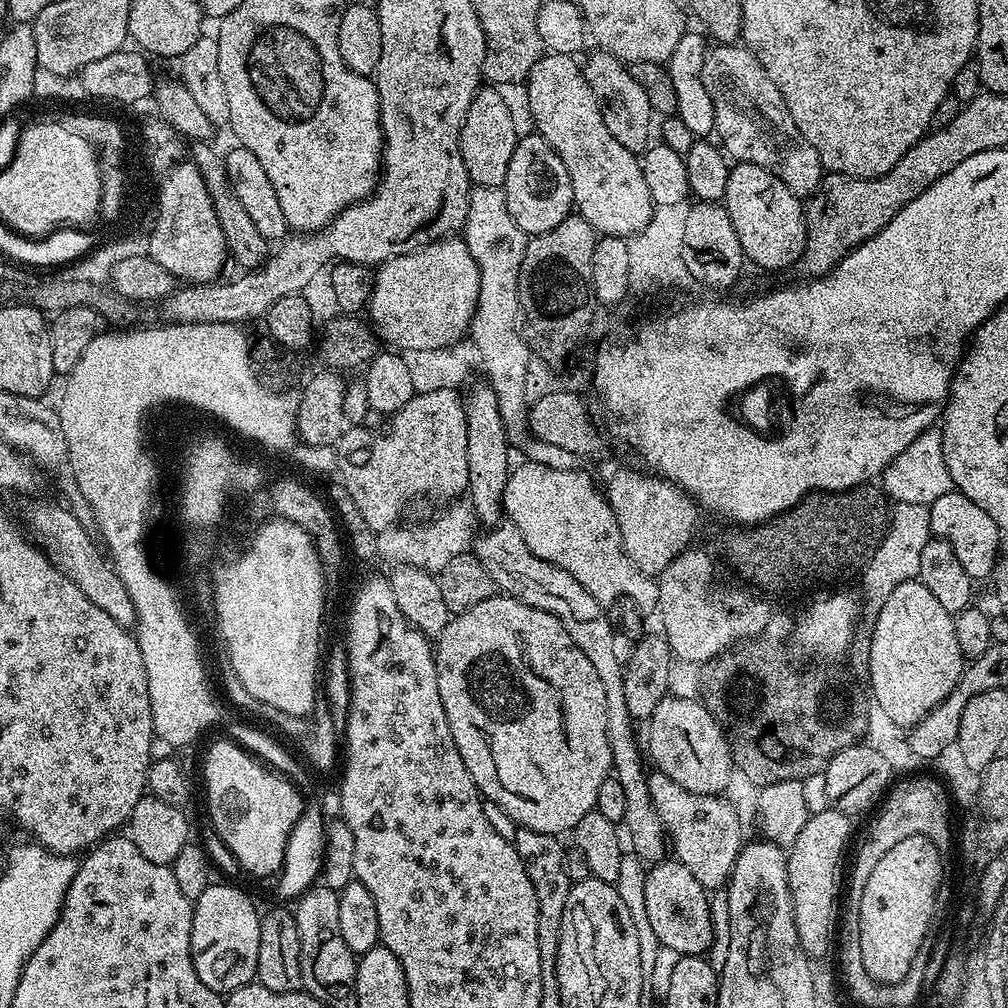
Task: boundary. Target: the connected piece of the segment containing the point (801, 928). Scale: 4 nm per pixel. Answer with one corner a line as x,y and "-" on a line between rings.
827,810
813,812
793,842
788,857
788,885
792,891
794,922
802,950
810,958
824,956
828,947
833,947
832,919
838,916
838,896
836,887
841,887
846,876
846,856
848,839
852,836
853,821
841,812

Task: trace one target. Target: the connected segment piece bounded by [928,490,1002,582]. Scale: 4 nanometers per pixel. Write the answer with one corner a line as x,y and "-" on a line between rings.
955,490
950,494
942,494
942,498
938,498
938,502
929,504
928,508
931,535
937,540
945,540
950,542
950,546
954,546
954,554
958,554
958,562
962,562
962,570
970,574
972,581
987,581
1001,555
1002,533
994,518
990,518
990,514
982,510
982,506
974,506
970,498

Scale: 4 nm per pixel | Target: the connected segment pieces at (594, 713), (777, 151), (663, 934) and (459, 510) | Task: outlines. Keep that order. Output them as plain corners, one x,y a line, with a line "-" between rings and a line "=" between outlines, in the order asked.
493,594
486,598
486,602
478,602
465,612
455,613
449,619
446,630
438,637
434,644
436,657
436,673
438,674
438,690
446,710
448,725
452,731
454,742
458,746
458,754
462,754
462,762
466,762
466,770
470,770
470,778
474,778
476,789
485,801
499,806
510,814
510,818
517,826
538,830
542,834
550,834
559,837
560,832
571,833
586,818
586,814
594,811
598,802
598,789
602,782
612,772
612,751
610,750
610,738
606,728
606,686
602,686
602,678
594,671
594,665
582,650
566,634
566,626
554,618
546,610
538,610
534,606
524,604
507,594
=
717,43
702,66
702,82
710,93
710,102
714,102
714,132
720,135
723,151
733,161
770,170
796,196
811,197
826,169
820,164
818,150
794,126
778,86
770,82
756,55
739,43
=
665,858
653,863
648,872
648,877
644,880
644,916
648,919
648,928
656,935
656,940
660,944
665,944
670,951
676,952
677,957
682,956
704,956
712,942
712,911
713,905
708,905
709,893
686,870
686,866
675,858
=
467,494
453,501
444,511
446,512
440,518
420,528
390,526
375,533
377,557
380,560
390,560
395,565
412,565
439,574
453,557
471,551
474,544
472,526
476,526
478,522
476,509

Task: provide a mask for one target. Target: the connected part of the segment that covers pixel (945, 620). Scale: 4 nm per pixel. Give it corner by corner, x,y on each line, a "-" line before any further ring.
918,578
904,581
901,585
895,586
894,592
886,598
885,604
875,613
874,618
876,618
876,621
872,624
872,641
869,642
868,651
866,651
869,674
872,676
872,683
870,685
872,695
870,696
896,725
911,726
919,722
922,718
926,718
926,714
930,714
930,710
934,710
934,706
938,706
940,702
945,700
950,694
950,690
954,690
954,686
960,680
960,675
964,673
966,661
962,650
958,646
958,638
954,635
952,617
953,613
948,612
946,606
942,606
942,602
938,602
938,598
934,598
934,594
930,594
930,590
926,590
926,586

